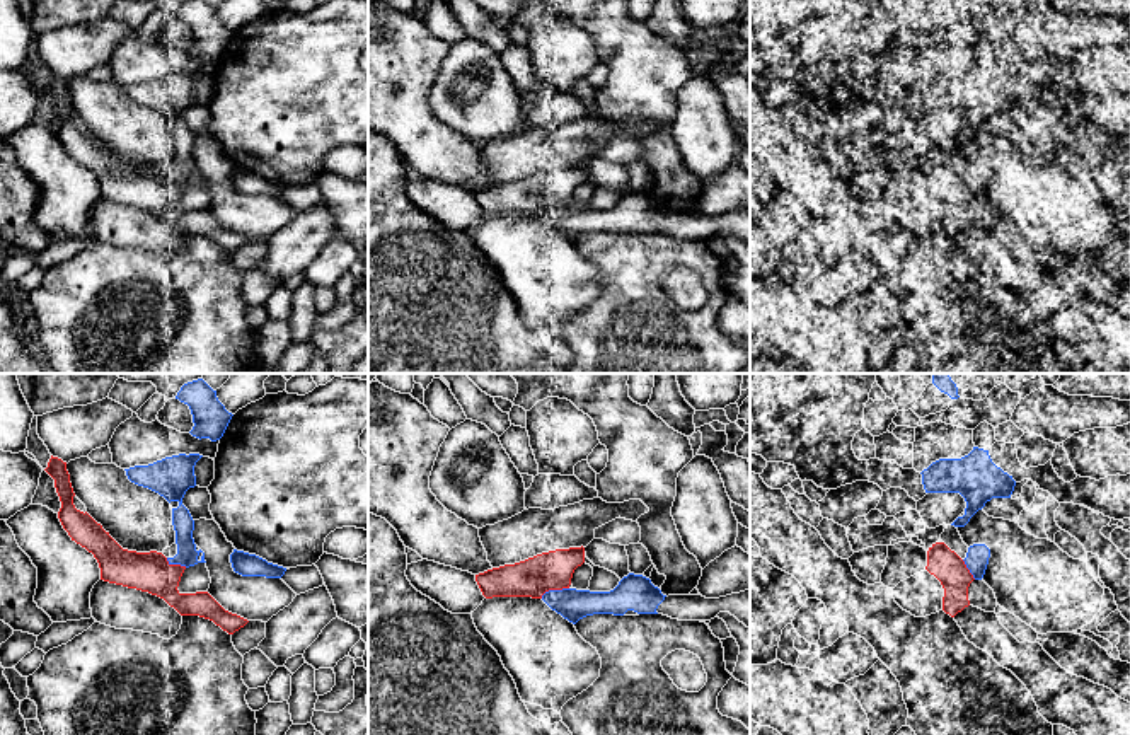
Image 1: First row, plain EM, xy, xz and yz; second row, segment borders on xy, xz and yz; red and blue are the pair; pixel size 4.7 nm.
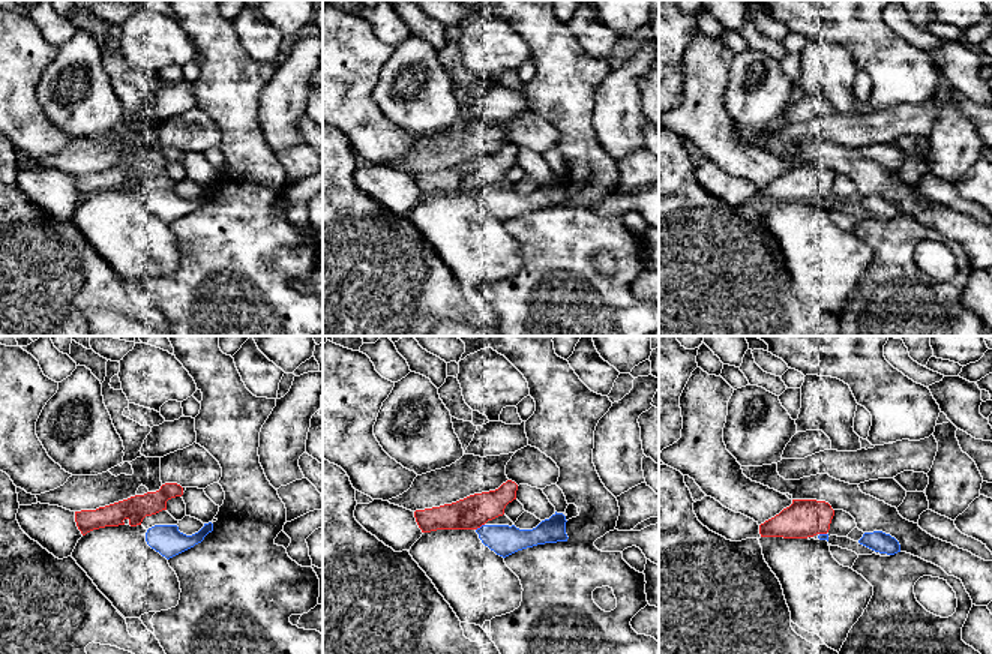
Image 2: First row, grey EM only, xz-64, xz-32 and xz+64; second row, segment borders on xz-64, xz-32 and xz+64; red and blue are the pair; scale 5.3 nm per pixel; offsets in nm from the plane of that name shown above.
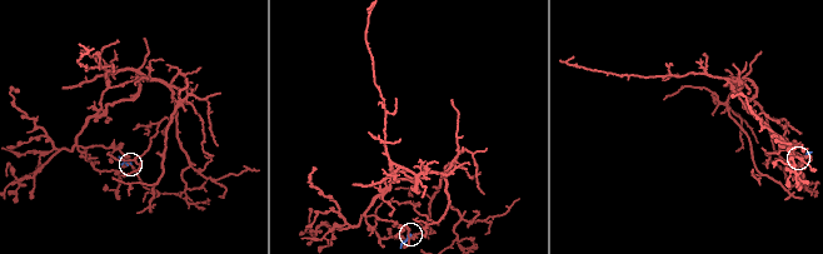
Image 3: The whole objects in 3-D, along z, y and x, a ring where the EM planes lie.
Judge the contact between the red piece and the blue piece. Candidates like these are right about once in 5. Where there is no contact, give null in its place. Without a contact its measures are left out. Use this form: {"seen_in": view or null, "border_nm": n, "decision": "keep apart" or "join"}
{"seen_in": "xz", "border_nm": 140, "decision": "keep apart"}

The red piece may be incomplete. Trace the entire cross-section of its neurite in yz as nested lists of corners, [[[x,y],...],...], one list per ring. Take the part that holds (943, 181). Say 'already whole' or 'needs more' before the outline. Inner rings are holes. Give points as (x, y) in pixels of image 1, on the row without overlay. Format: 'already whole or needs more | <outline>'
already whole | [[[936,160],[927,169],[925,188],[934,193],[943,206],[943,229],[954,235],[970,223],[968,205],[975,198],[965,179],[944,160]]]

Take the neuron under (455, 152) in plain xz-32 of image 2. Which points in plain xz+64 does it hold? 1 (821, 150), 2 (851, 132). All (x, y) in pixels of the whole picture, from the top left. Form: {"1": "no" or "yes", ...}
{"1": "no", "2": "yes"}

